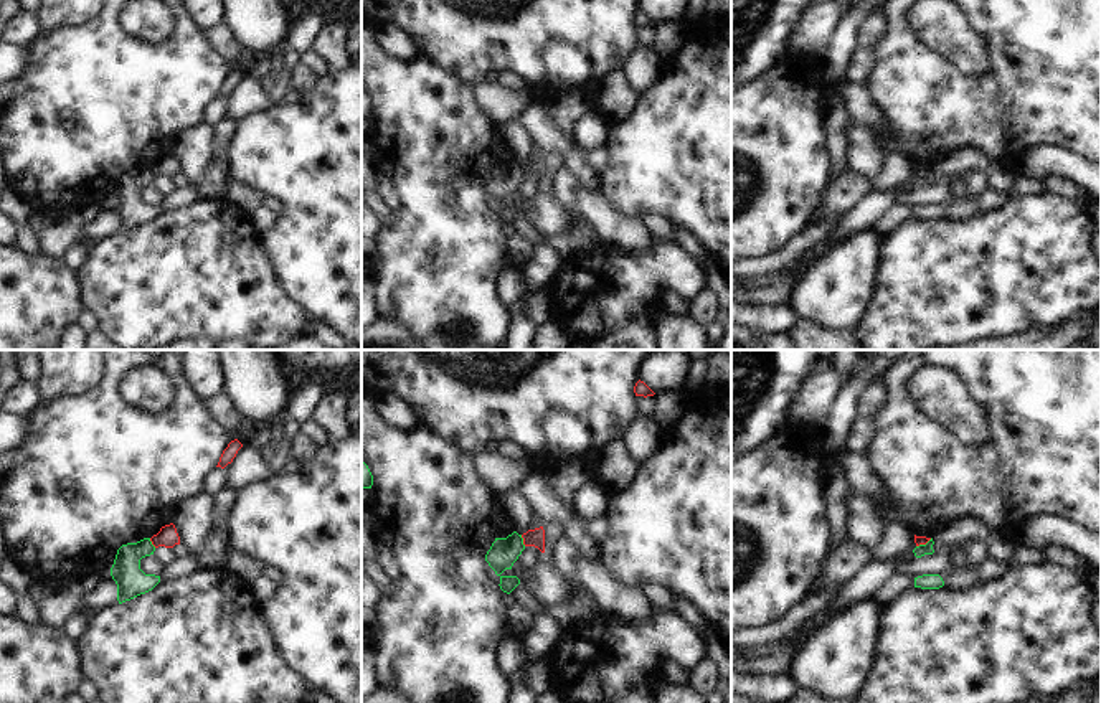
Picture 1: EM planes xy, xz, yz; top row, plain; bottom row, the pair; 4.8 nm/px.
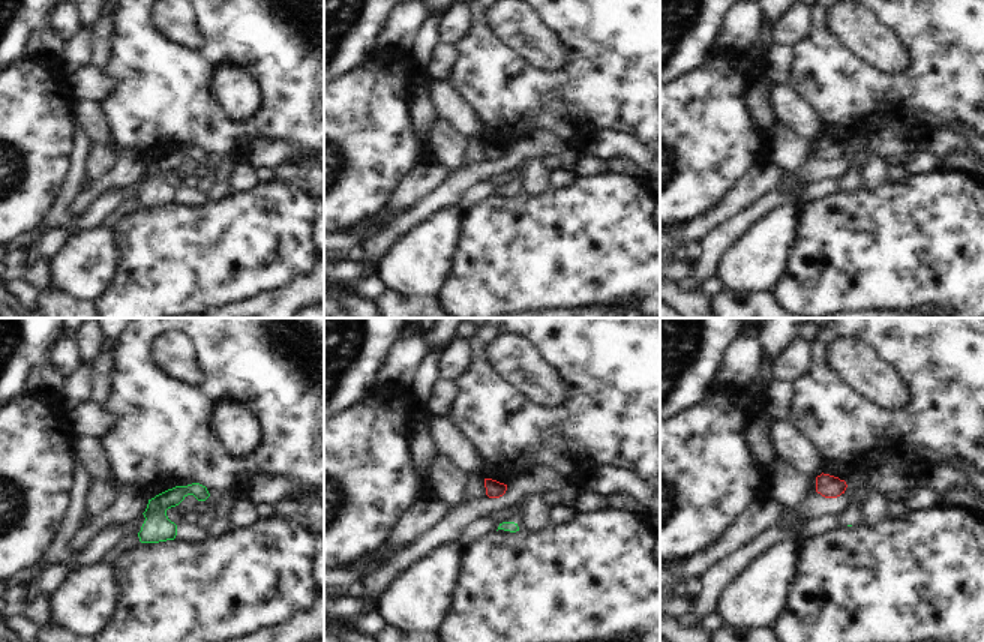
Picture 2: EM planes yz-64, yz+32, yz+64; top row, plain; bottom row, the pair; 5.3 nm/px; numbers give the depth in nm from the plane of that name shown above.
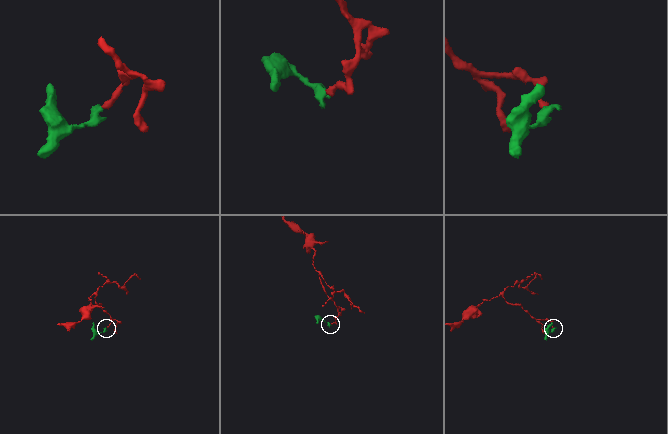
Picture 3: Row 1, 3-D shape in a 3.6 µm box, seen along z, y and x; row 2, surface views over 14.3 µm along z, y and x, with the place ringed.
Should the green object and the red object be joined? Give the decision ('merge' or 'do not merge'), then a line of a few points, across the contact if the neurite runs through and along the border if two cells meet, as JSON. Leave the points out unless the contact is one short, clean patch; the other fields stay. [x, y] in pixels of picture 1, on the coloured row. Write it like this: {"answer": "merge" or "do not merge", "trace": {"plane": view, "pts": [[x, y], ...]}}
{"answer": "do not merge", "trace": {"plane": "xz", "pts": [[520, 535], [525, 545]]}}

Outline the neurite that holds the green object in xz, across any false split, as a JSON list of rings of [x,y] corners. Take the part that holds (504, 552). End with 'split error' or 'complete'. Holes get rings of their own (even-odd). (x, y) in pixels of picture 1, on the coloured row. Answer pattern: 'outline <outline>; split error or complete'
outline [[[513,531],[507,538],[495,538],[485,554],[485,561],[495,571],[495,574],[500,576],[505,569],[512,569],[523,550],[525,545],[522,535]]]; complete

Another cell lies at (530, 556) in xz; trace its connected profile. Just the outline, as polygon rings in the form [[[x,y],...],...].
[[[525,546],[525,550],[522,551],[522,554],[517,559],[517,563],[518,563],[518,566],[515,568],[517,578],[522,583],[525,583],[532,568],[541,561],[543,561],[543,553],[538,548]]]

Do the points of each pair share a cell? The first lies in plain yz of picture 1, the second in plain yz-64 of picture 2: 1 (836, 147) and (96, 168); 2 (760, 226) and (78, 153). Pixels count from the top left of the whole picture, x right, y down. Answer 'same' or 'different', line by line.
1: different
2: different

